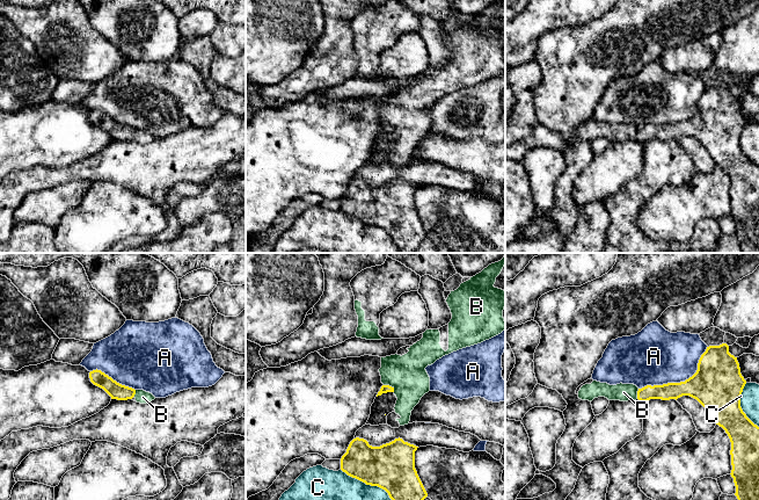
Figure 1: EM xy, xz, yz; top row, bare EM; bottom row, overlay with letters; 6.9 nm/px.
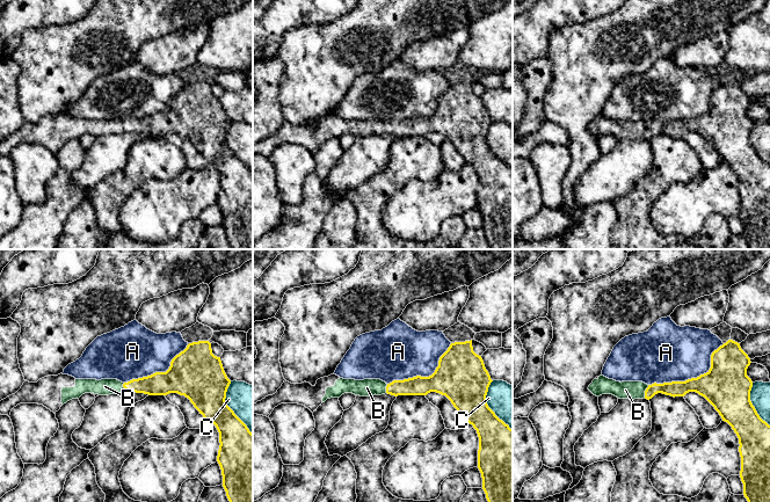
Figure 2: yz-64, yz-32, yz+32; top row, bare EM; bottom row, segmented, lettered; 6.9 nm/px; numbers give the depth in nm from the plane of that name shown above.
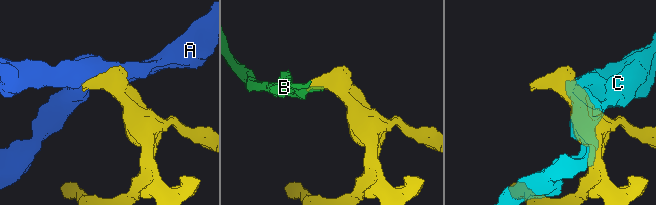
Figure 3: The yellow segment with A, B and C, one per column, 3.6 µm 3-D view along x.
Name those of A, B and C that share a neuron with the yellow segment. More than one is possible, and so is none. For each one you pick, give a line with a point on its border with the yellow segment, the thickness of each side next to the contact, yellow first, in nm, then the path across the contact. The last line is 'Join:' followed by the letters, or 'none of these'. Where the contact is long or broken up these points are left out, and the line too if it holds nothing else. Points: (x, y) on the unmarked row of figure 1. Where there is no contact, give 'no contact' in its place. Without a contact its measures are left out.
B: xz (388, 125) | 60/260 nm | across xz (385, 129), (388, 125), (399, 115), (407, 114)
Join: B

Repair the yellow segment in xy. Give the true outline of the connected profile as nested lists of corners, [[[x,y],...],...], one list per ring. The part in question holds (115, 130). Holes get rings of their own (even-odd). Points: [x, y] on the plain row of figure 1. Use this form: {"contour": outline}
{"contour": [[[97,109],[89,113],[89,118],[94,125],[103,129],[111,139],[127,140],[134,137],[136,142],[140,144],[148,144],[155,139],[152,133],[122,125]]]}

